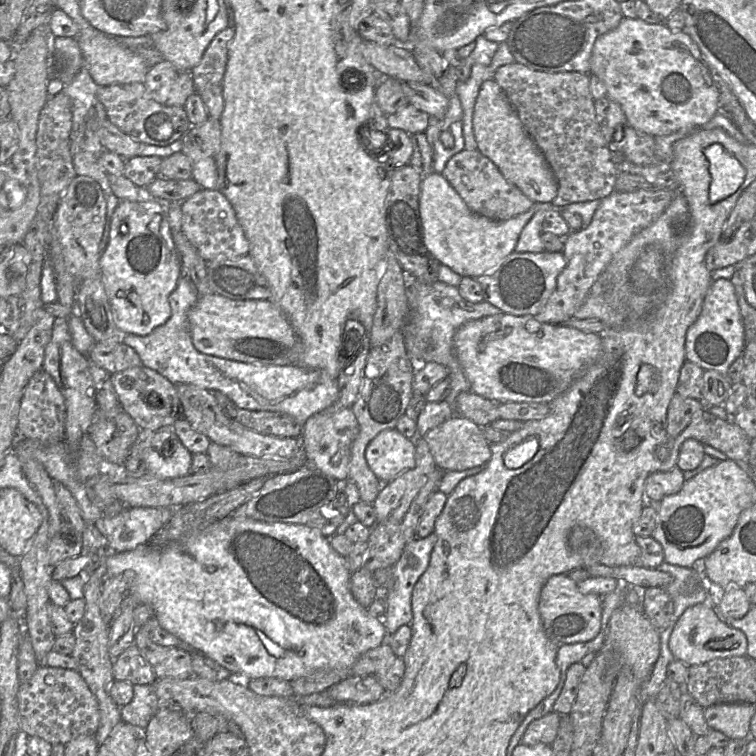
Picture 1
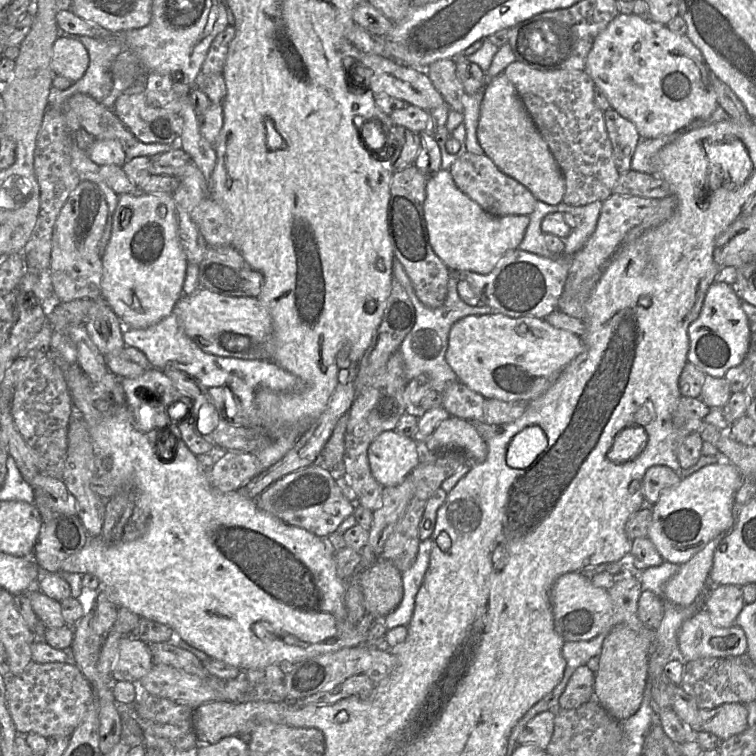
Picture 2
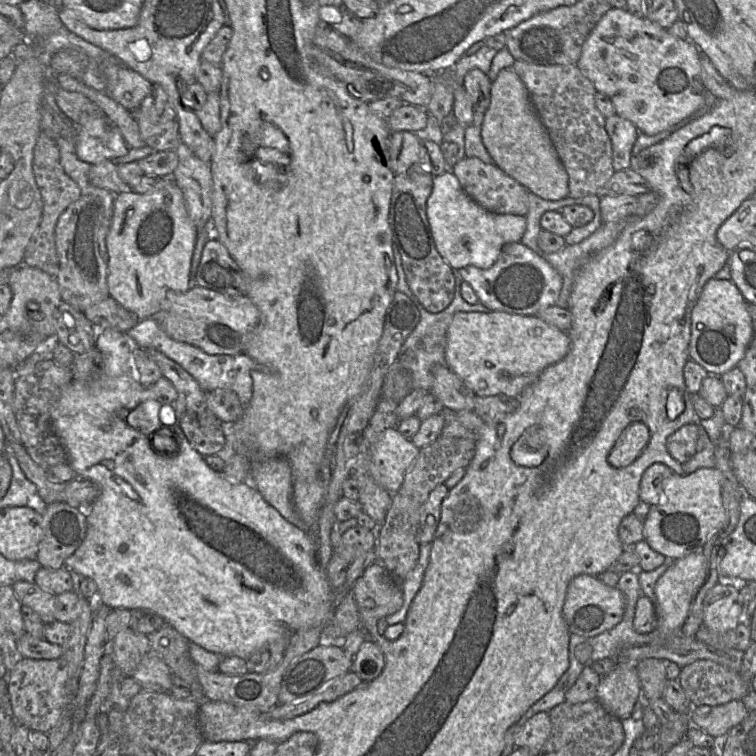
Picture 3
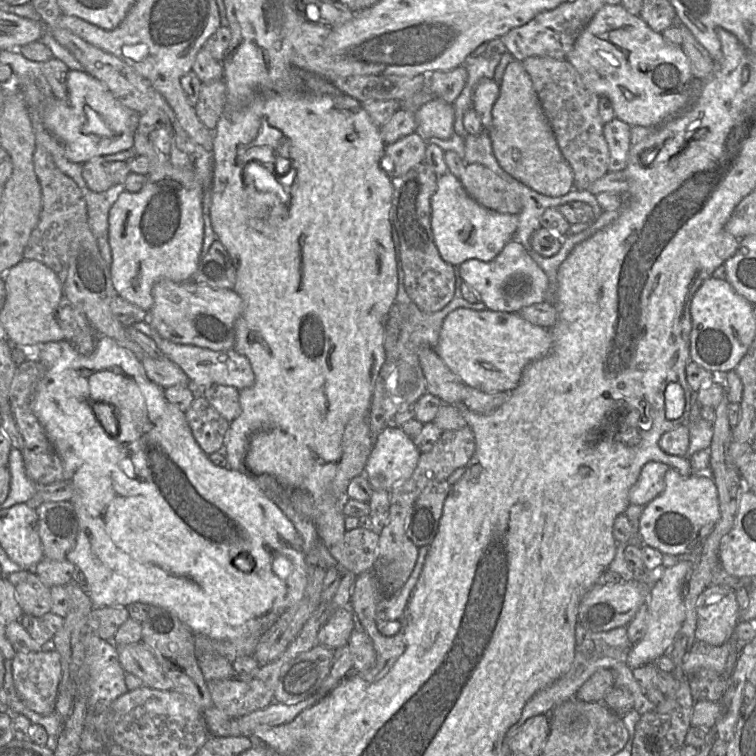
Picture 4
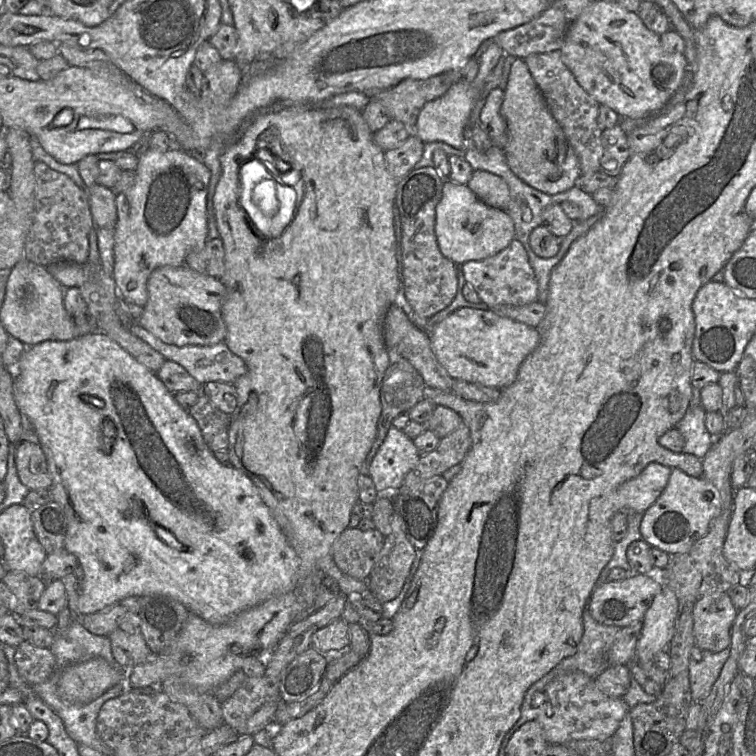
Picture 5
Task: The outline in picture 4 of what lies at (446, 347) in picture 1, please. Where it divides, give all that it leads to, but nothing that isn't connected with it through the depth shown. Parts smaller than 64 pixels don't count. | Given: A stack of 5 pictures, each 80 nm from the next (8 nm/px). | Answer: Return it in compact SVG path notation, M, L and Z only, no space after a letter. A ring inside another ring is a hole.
M393 242L395 250L395 258L397 264L398 274L398 289L396 295L396 302L407 306L408 319L404 321L403 328L399 335L396 345L391 351L391 355L387 354L385 362L380 369L377 377L374 393L372 396L371 407L369 412L369 426L372 438L372 447L378 435L389 425L392 425L395 414L407 407L414 405L417 400L427 393L427 381L423 374L418 358L418 349L421 346L429 346L435 348L437 346L440 330L444 319L457 308L467 308L477 311L489 310L482 302L470 303L466 301L461 293L461 284L463 279L460 275L460 266L454 266L455 274L455 293L450 303L442 310L435 313L426 313L421 311L409 298L404 287L404 273L402 271L401 257L398 252L400 248L396 247Z

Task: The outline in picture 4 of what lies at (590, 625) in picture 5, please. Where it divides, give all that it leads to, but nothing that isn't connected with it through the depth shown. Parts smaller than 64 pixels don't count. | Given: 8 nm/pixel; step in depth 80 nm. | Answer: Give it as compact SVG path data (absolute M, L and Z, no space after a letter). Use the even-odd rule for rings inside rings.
M580 622L575 630L575 654L568 671L550 685L535 693L525 704L520 719L507 731L504 741L510 742L527 719L541 714L548 715L559 703L574 698L579 688L598 669L610 669L616 663L625 663L634 644L627 636L627 627L618 627L609 631L594 632L584 627Z

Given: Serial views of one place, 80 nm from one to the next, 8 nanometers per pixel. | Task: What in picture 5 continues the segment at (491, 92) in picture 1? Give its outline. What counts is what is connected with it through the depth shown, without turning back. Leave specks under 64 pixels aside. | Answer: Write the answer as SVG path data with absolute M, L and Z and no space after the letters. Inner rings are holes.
M522 59L512 64L500 113L507 124L507 143L503 148L508 166L527 185L546 194L554 195L573 186L580 177L580 163L565 134L548 109L546 101Z

